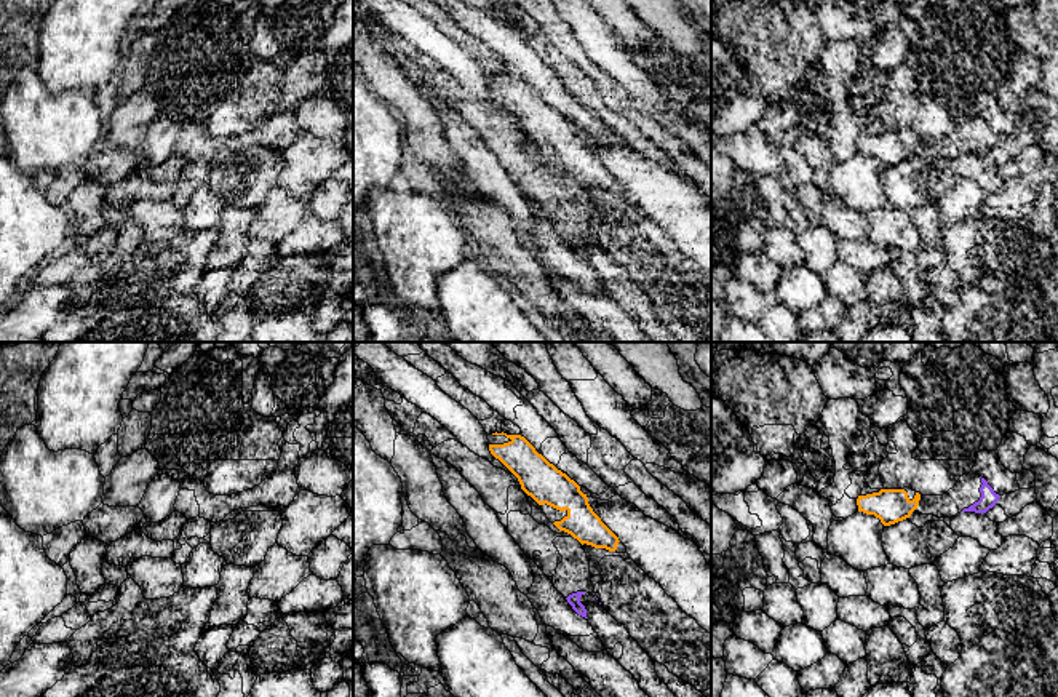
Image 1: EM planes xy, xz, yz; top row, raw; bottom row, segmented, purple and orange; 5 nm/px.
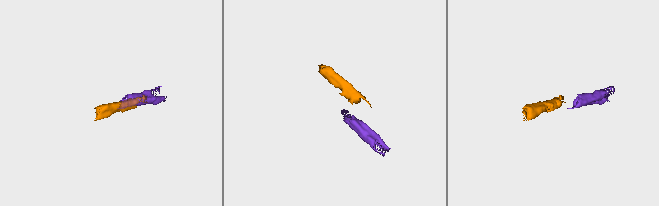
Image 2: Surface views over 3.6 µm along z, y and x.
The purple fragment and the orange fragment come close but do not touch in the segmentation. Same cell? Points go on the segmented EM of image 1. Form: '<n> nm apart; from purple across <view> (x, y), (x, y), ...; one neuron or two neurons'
220 nm apart; from purple across yz (961, 512), (919, 499); two neurons

